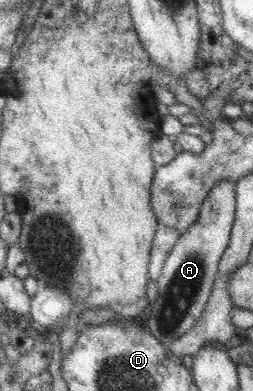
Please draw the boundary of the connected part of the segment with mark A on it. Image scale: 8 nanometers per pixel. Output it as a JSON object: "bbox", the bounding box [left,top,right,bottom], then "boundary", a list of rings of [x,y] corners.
{"bbox":[140,179,236,346],"boundary":[[[222,179],[217,183],[203,200],[197,220],[179,235],[175,245],[171,247],[161,275],[156,281],[159,294],[148,305],[146,314],[140,321],[141,325],[164,346],[168,346],[183,332],[187,332],[201,314],[217,277],[221,255],[229,242],[236,204],[235,181]]]}

